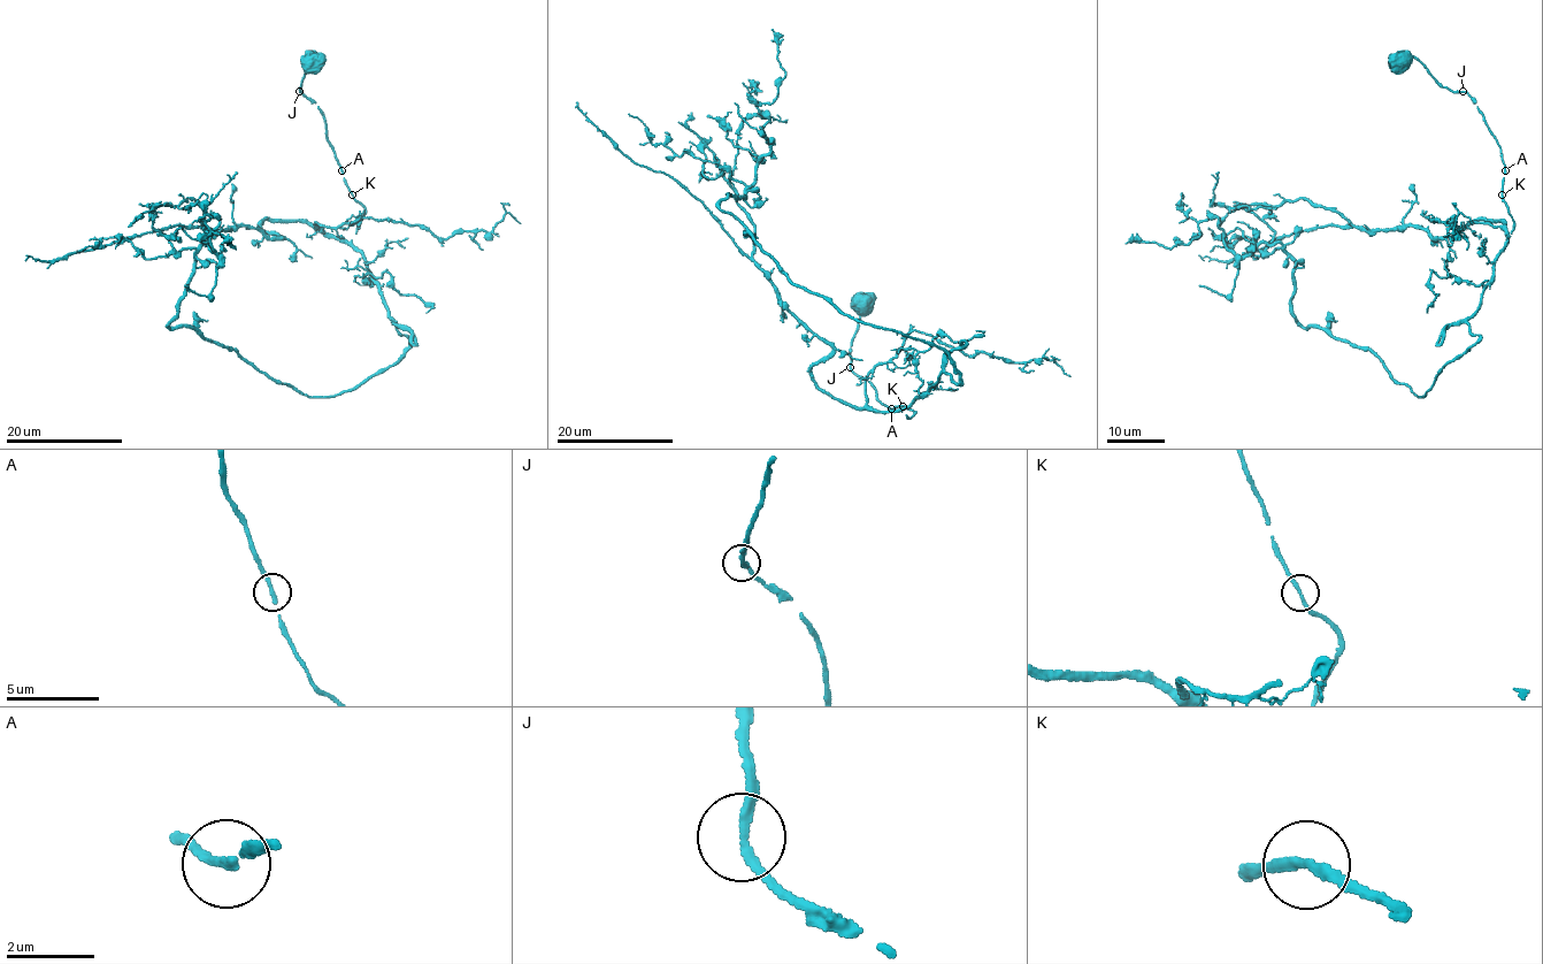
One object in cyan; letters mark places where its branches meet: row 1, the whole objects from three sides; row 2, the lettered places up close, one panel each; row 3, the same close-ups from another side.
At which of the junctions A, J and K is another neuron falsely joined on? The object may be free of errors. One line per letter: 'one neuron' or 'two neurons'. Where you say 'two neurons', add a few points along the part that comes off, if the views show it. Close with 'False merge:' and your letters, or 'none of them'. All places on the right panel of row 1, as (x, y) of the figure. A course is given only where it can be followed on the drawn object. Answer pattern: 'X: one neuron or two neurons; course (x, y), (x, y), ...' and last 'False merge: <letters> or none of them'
A: one neuron
J: one neuron
K: one neuron
False merge: none of them

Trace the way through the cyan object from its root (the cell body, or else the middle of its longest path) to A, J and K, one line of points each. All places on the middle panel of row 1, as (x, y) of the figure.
A: (859, 301), (859, 328), (850, 346), (850, 368), (865, 377), (877, 399), (892, 408)
J: (859, 301), (859, 328), (850, 346), (850, 367)
K: (859, 301), (859, 328), (850, 346), (850, 368), (866, 379), (884, 406), (903, 406)

